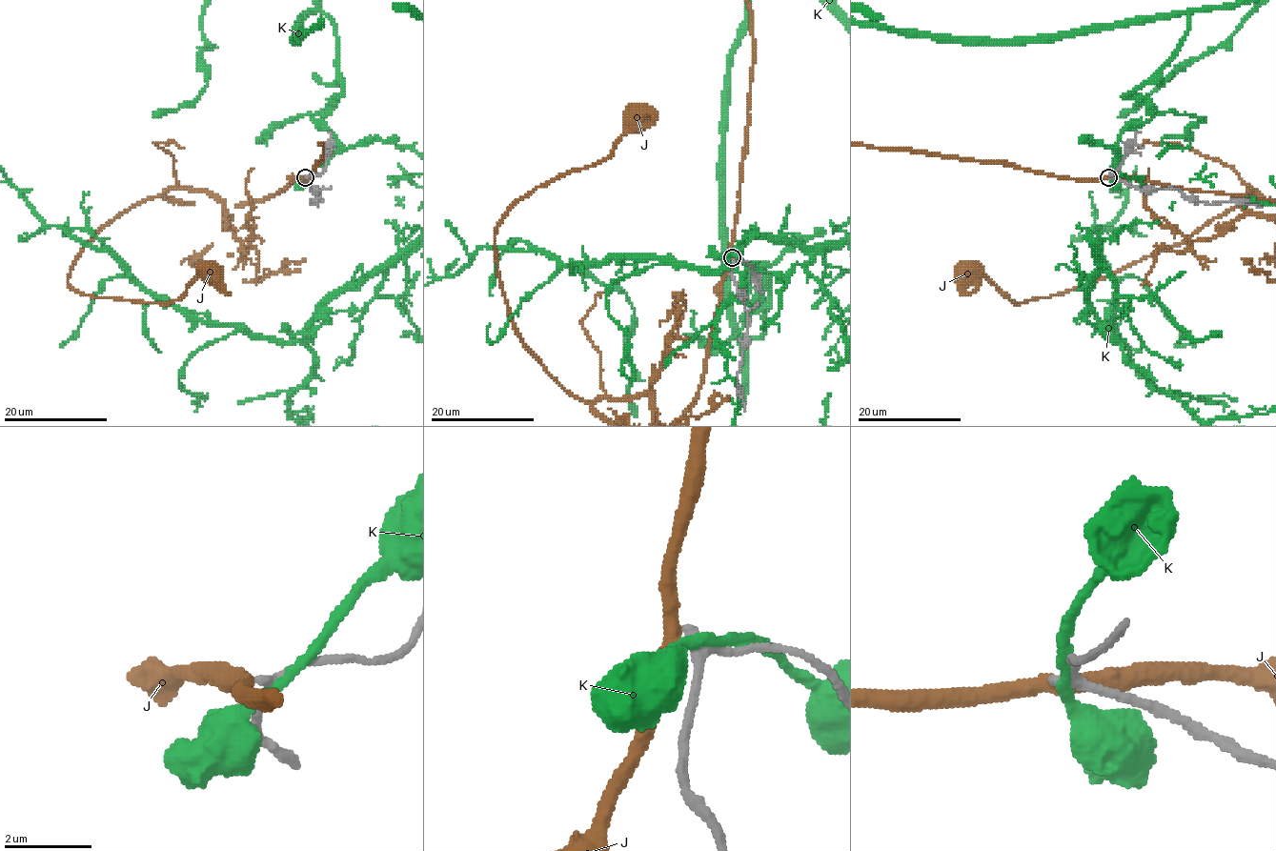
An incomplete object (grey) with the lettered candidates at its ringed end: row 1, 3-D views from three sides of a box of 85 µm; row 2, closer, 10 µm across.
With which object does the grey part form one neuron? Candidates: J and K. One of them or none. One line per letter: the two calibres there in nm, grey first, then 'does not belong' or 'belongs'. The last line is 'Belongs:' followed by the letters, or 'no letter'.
J: 220/360 nm | does not belong
K: 240/240 nm | does not belong
Belongs: no letter

